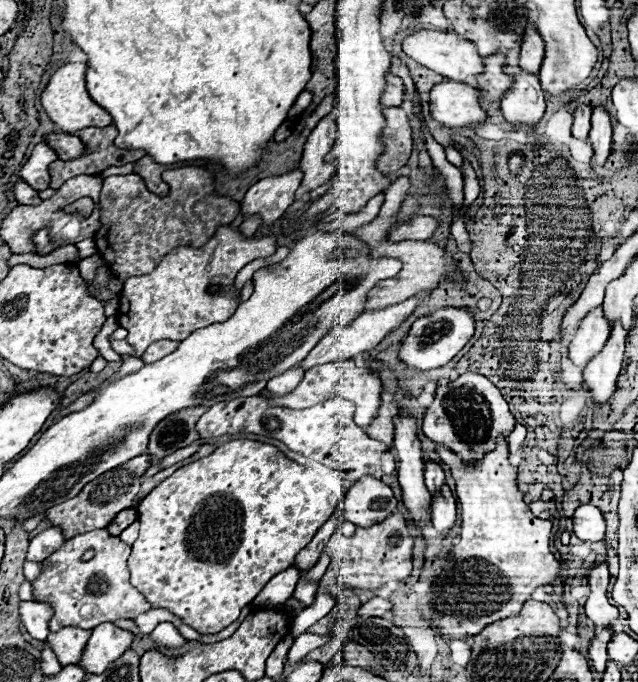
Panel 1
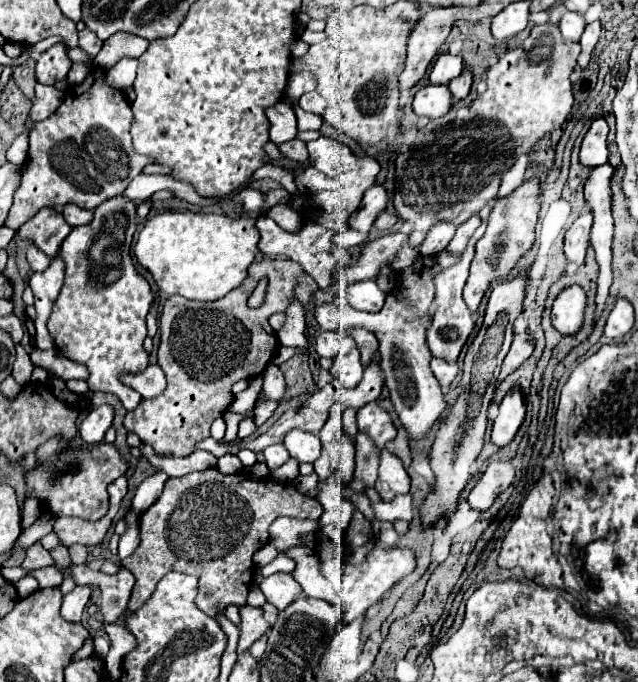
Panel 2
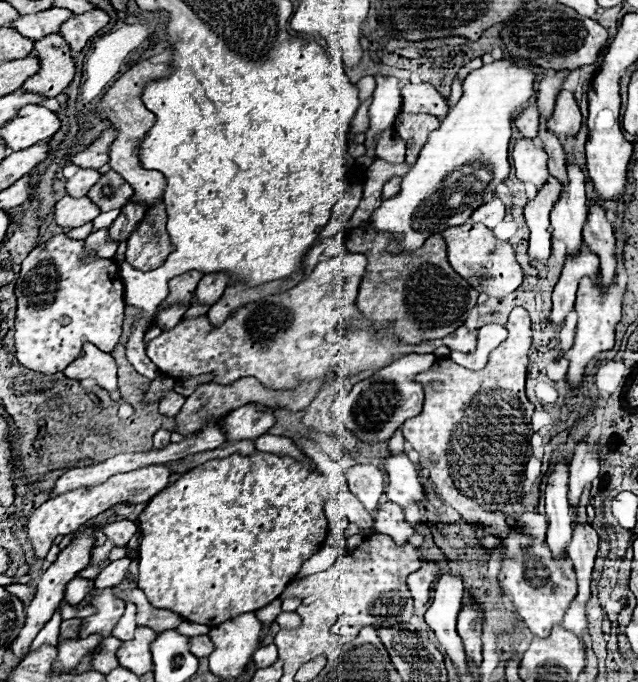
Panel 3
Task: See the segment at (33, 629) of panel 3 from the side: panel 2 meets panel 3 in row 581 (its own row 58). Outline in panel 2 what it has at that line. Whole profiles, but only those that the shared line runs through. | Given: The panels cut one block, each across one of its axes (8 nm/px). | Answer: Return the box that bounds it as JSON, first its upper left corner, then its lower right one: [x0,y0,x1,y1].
[36,44,72,84]

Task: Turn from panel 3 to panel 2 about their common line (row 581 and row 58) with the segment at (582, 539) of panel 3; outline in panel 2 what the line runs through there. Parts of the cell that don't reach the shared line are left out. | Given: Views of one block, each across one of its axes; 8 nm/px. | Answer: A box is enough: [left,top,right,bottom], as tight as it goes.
[578,20,600,68]

